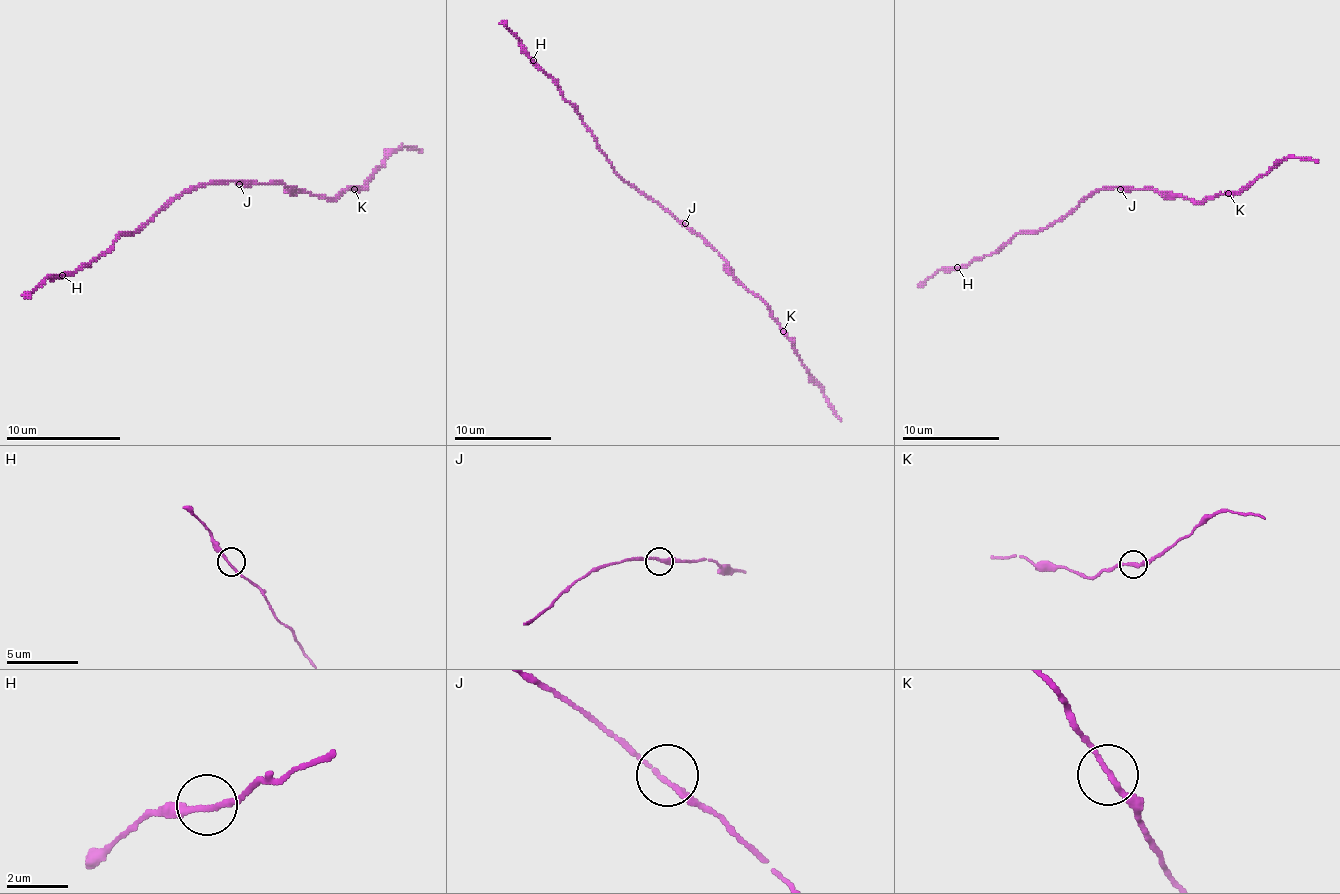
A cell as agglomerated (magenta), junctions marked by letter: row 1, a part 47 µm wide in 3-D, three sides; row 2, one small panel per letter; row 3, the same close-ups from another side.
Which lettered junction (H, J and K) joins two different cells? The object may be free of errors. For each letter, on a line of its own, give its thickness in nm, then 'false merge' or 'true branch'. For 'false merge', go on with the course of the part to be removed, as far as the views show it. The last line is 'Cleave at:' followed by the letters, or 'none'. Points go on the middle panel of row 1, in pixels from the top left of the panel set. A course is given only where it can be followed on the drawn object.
H: 170 nm thick; true branch
J: 190 nm thick; true branch
K: 180 nm thick; false merge; foreign part runs (782, 331), (841, 421)
Cleave at: K

